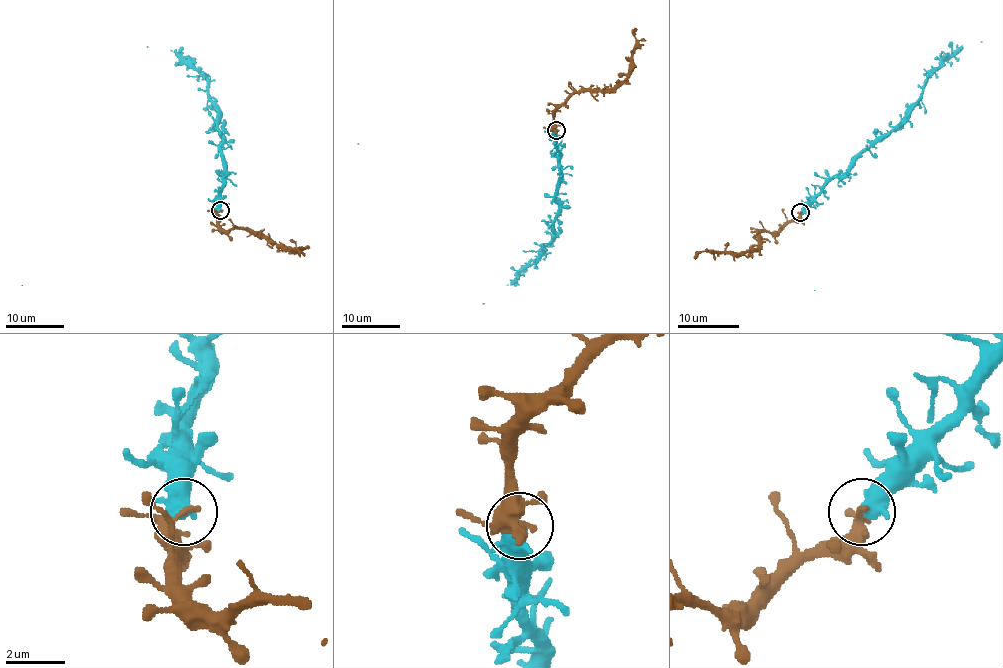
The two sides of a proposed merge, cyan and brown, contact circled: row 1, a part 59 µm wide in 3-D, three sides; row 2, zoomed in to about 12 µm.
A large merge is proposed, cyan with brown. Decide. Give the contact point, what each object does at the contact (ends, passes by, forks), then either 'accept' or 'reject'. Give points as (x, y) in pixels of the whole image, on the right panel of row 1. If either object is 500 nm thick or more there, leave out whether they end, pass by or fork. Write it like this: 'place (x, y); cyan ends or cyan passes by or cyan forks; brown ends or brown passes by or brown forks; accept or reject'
place (800, 212); cyan passes by; brown passes by; accept

